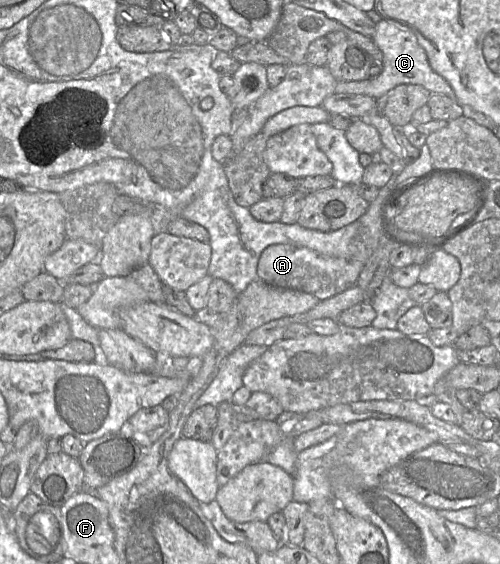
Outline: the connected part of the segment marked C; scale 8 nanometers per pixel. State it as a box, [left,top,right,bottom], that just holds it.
[335,19,456,100]

